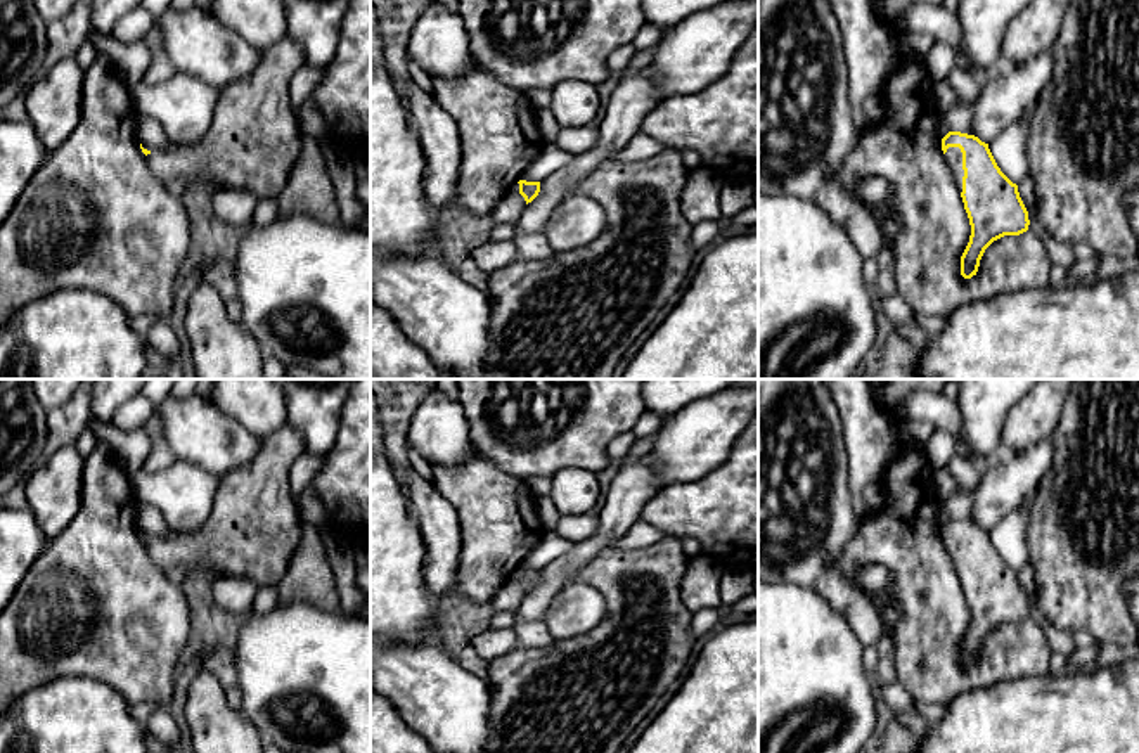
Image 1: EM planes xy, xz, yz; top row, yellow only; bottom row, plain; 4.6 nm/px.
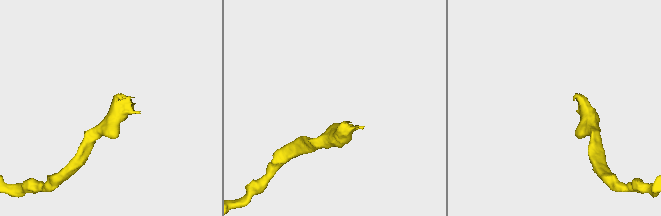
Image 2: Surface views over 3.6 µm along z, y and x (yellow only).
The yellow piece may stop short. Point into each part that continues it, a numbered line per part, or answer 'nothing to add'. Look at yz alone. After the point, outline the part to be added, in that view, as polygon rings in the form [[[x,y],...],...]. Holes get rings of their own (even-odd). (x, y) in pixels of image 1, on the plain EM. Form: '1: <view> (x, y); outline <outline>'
1: yz (954, 544); outline [[[949,535],[945,540],[945,547],[950,554],[950,561],[957,570],[957,576],[962,580],[962,564],[964,564],[964,557],[962,557],[962,540],[959,535]]]

